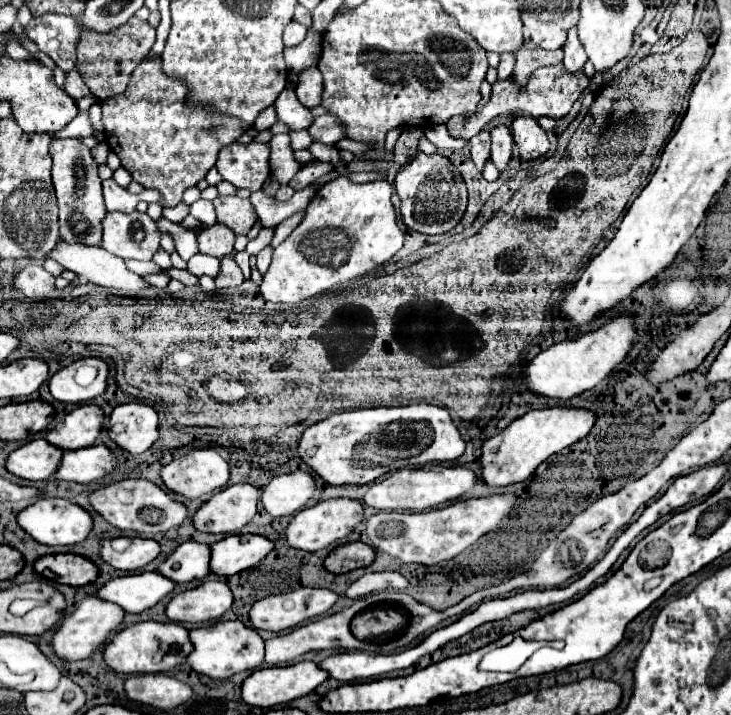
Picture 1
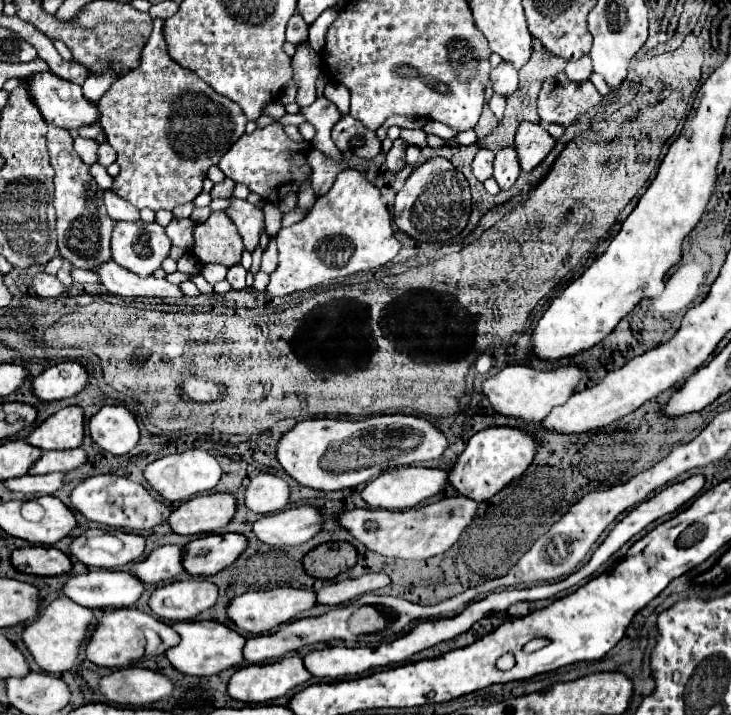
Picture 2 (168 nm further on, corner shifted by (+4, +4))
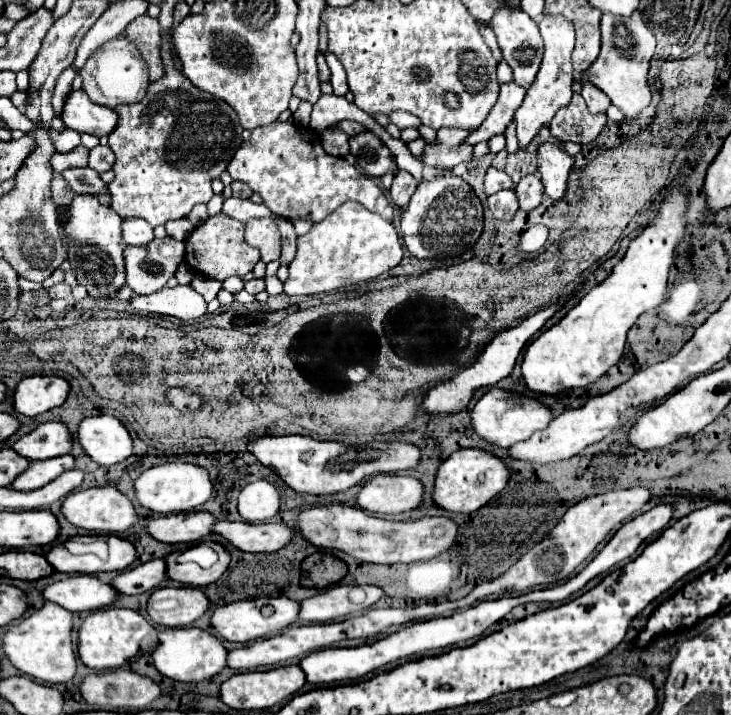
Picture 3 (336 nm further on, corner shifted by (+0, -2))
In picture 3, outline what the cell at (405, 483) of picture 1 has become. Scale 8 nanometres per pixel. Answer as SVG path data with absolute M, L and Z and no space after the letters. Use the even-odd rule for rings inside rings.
M377 473L361 487L355 503L373 513L405 513L423 501L423 485L413 477Z

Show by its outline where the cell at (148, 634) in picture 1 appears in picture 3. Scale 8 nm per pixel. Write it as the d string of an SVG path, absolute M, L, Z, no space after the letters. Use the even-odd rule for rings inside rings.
M101 609L87 615L79 627L79 657L91 669L117 669L141 653L141 641L155 637L157 631L133 609Z

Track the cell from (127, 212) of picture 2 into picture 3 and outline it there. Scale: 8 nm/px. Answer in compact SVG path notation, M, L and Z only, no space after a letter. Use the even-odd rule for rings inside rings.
M127 219L123 221L123 241L125 245L133 247L145 247L155 239L153 227L145 223L143 219Z

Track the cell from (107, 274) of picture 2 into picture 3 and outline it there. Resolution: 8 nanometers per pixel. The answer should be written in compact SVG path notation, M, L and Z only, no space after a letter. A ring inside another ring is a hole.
M179 285L175 289L163 287L153 295L139 295L131 301L131 307L141 315L157 313L171 315L183 321L195 321L207 315L205 299L191 285Z

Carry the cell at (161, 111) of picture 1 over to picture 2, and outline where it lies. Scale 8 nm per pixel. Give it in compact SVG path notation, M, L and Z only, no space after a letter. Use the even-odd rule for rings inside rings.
M155 19L155 21L153 21L153 33L151 33L151 37L147 39L147 43L145 43L145 47L143 47L143 51L141 51L141 63L139 63L139 67L137 67L137 69L131 69L131 71L127 71L127 73L123 73L121 77L117 77L117 79L113 81L113 85L109 87L109 91L97 101L97 111L99 111L99 125L103 127L103 131L105 131L105 135L107 135L107 143L117 151L117 163L119 163L119 167L121 167L121 173L115 177L113 191L115 191L119 197L127 199L129 203L133 203L137 209L149 207L151 211L159 211L159 209L169 209L169 211L171 211L171 209L175 209L177 205L191 203L191 201L201 193L201 189L203 189L203 179L205 179L205 175L207 175L207 169L209 169L211 165L217 165L217 161L221 159L221 155L229 149L229 145L233 145L233 141L237 141L237 139L245 133L245 127L247 127L247 123L249 123L249 119L245 117L245 113L241 111L241 107L239 107L235 101L231 101L231 99L227 99L227 97L223 97L223 95L219 95L219 93L215 93L215 91L213 91L209 85L205 85L195 73L191 73L189 69L185 69L185 67L173 63L173 59L171 59L169 53L167 53L165 39L163 39L163 19Z

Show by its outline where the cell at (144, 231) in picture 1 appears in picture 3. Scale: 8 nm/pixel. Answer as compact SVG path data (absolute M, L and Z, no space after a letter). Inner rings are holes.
M173 237L153 239L149 247L127 247L127 285L137 295L151 295L165 287L165 283L175 275L175 265L179 265L183 257L185 245Z

